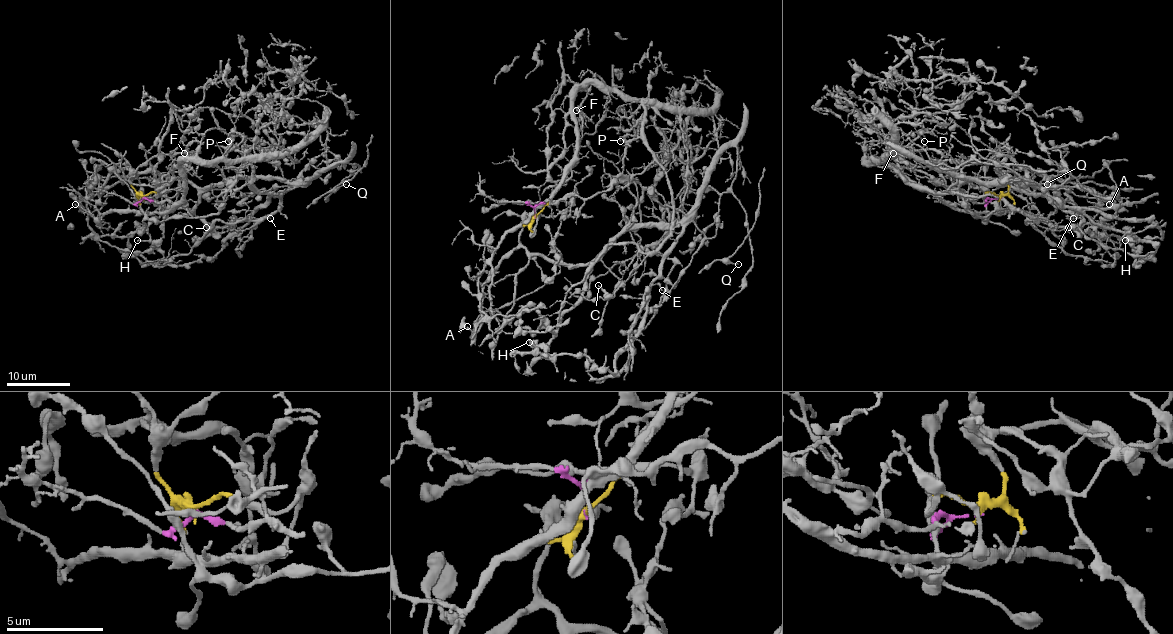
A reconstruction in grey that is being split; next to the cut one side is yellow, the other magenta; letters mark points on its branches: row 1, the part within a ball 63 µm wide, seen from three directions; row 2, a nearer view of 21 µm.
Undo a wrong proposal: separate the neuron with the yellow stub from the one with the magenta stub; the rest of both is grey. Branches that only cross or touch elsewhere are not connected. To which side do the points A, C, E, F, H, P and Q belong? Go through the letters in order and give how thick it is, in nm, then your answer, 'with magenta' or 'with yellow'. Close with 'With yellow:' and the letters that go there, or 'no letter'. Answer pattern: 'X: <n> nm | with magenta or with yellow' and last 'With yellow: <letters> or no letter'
A: 150 nm | with yellow
C: 150 nm | with yellow
E: 110 nm | with yellow
F: 160 nm | with magenta
H: 200 nm | with yellow
P: 90 nm | with magenta
Q: 140 nm | with yellow
With yellow: A, C, E, H, Q

